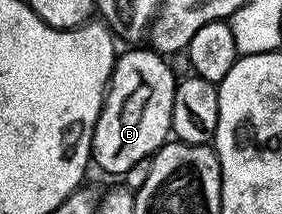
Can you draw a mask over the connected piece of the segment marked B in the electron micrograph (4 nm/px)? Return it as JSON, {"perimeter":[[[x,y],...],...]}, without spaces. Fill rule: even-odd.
{"perimeter":[[[130,47],[127,53],[117,54],[114,70],[110,76],[110,83],[106,91],[106,98],[102,101],[102,110],[96,119],[96,127],[92,131],[92,147],[90,156],[93,164],[99,165],[106,173],[118,173],[125,175],[140,159],[153,158],[154,154],[167,144],[172,130],[172,99],[174,98],[174,86],[176,76],[170,70],[170,65],[165,56],[154,52],[149,47]]]}

